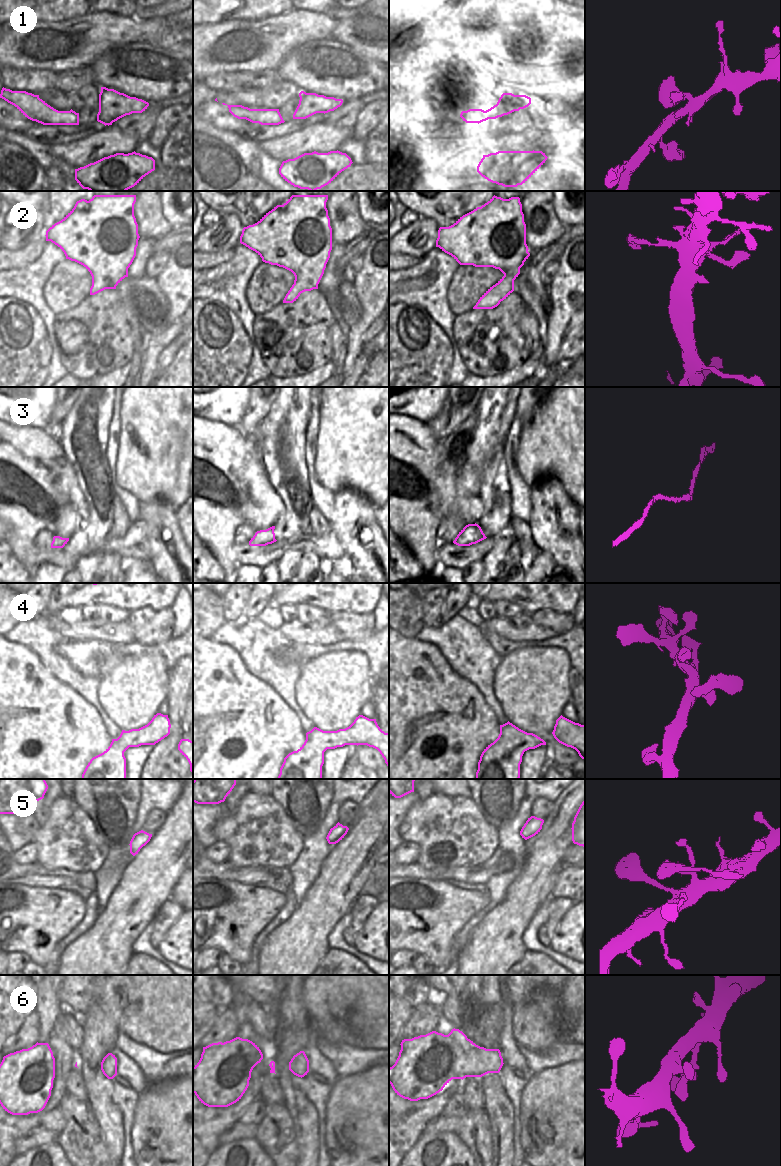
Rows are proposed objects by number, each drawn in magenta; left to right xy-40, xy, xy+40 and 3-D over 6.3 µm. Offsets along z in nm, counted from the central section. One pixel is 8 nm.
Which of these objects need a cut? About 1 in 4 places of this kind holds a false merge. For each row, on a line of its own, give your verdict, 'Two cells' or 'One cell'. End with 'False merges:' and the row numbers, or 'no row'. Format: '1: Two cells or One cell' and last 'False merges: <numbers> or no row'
1: One cell
2: One cell
3: One cell
4: One cell
5: One cell
6: One cell
False merges: no row.

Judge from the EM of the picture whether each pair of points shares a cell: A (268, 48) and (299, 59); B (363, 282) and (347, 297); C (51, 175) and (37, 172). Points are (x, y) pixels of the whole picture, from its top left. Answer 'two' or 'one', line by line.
A: two
B: two
C: one

